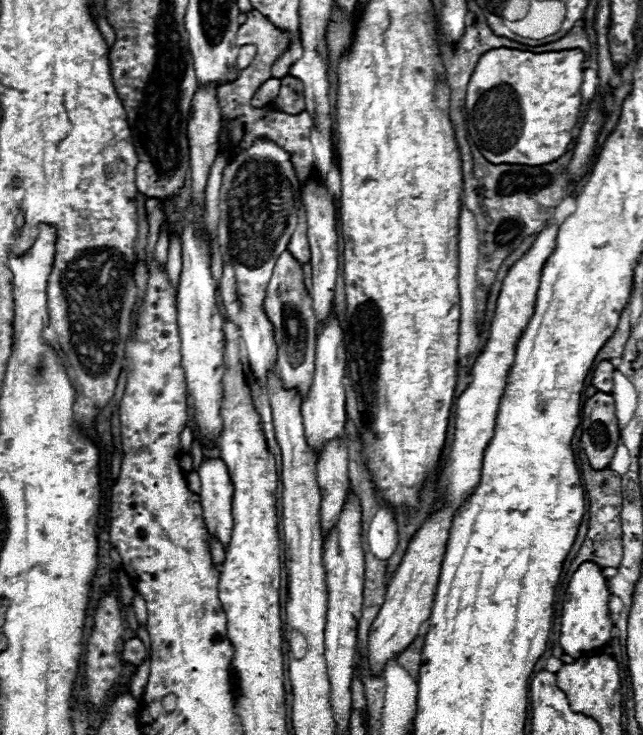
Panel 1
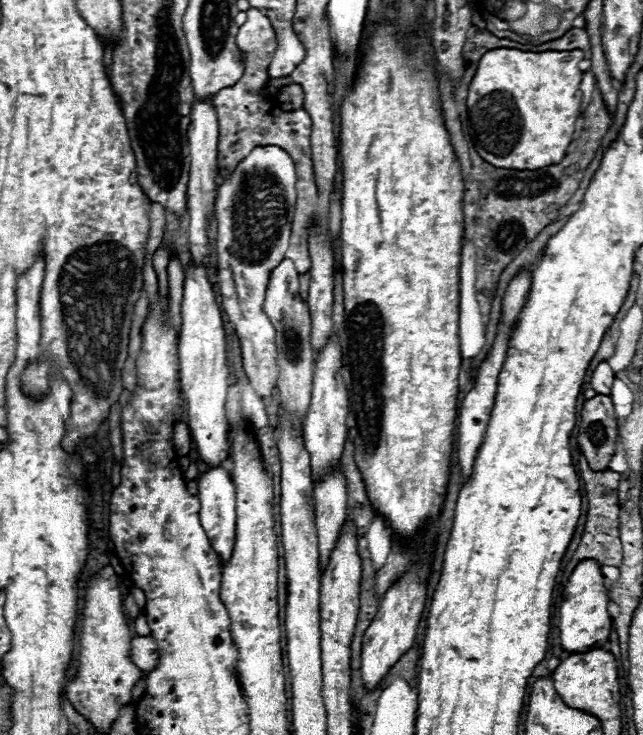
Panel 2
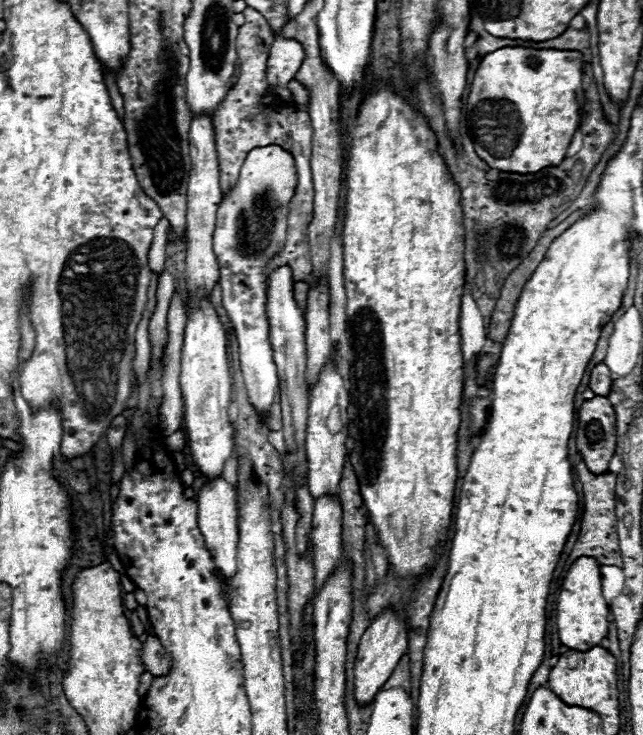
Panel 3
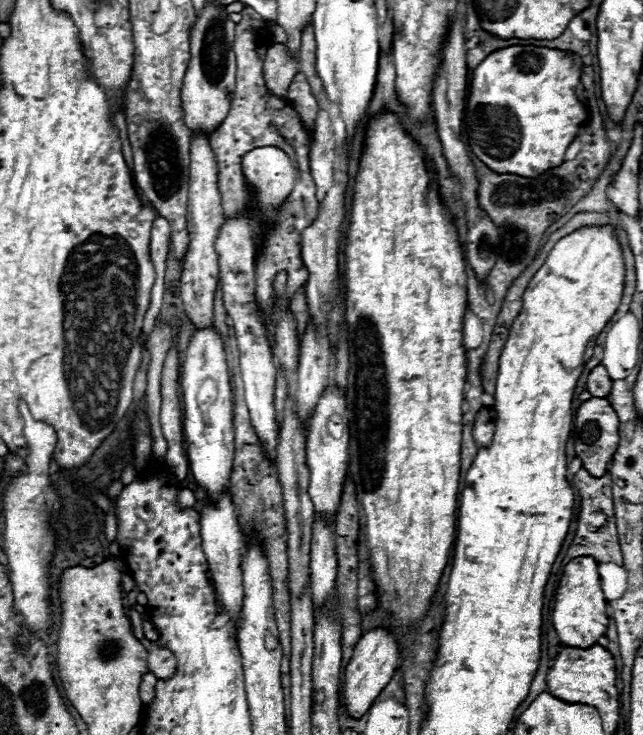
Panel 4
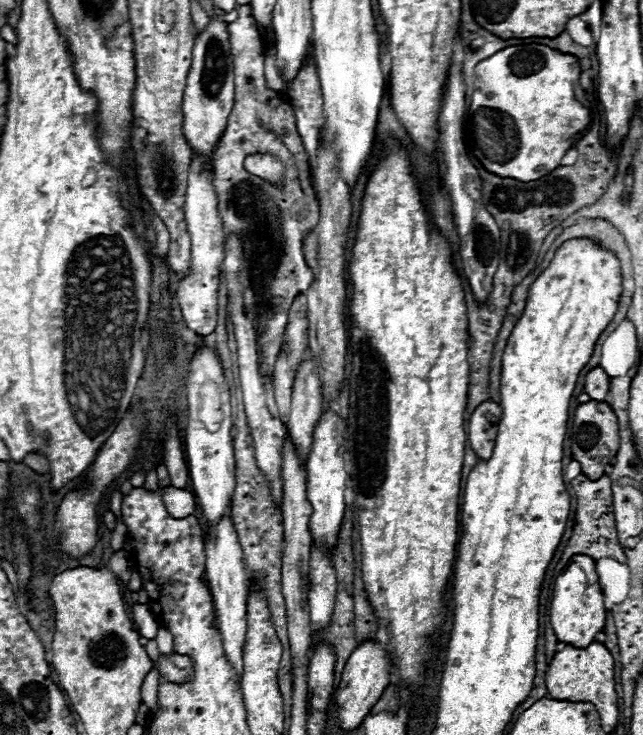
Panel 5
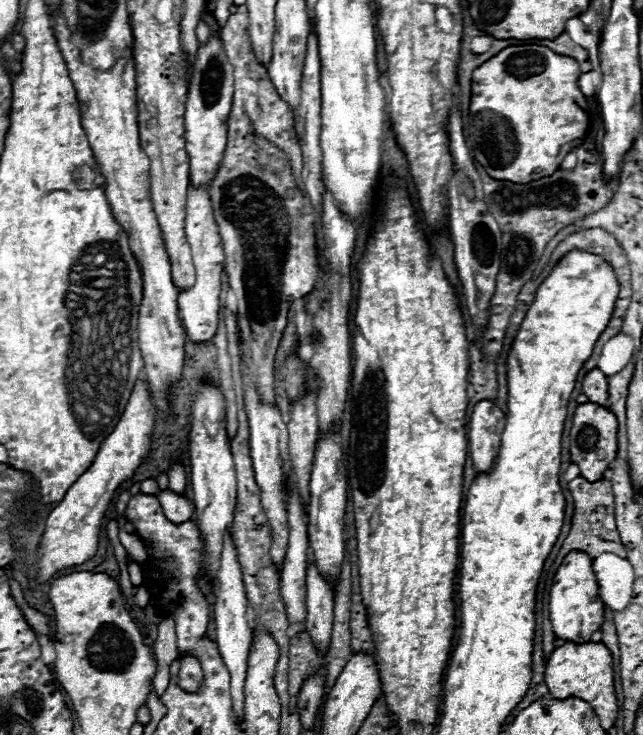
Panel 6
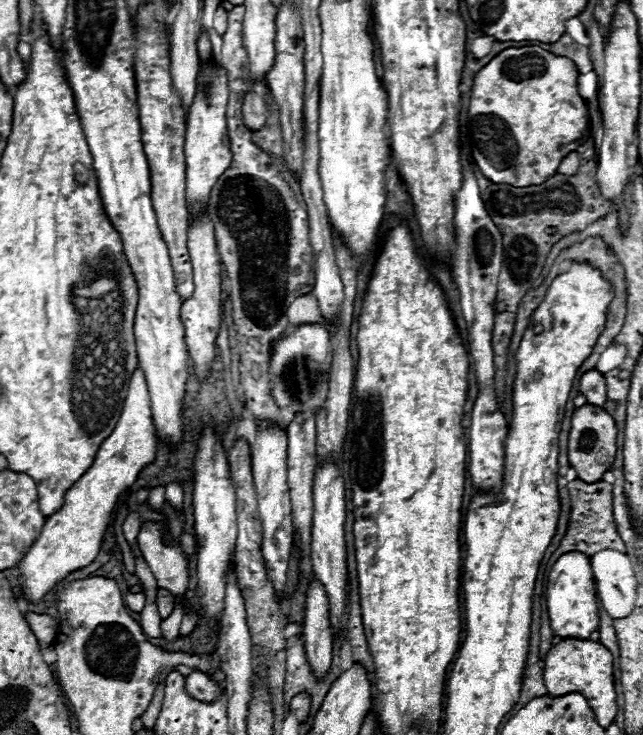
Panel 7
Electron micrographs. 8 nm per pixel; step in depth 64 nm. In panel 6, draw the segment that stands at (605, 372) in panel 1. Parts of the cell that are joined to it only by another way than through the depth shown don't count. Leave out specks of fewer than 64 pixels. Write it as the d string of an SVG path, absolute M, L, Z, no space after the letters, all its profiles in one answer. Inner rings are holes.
M598 368L590 370L582 380L582 392L588 396L590 402L604 406L606 400L608 400L608 380L606 380L606 376Z

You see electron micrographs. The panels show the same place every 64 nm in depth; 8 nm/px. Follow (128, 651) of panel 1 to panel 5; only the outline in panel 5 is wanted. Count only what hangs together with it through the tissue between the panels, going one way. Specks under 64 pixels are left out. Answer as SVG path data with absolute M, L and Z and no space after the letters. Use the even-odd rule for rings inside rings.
M174 654L170 658L160 658L158 670L168 682L188 682L194 678L194 664L190 662L190 658L180 654Z

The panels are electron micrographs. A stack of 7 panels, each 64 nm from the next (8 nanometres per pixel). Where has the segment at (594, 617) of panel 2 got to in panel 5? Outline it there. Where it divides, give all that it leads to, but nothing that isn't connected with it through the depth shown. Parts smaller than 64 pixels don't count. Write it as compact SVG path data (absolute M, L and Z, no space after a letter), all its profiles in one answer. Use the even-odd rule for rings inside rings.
M576 554L570 558L564 572L554 582L554 594L552 594L552 606L550 606L550 620L554 634L560 642L584 648L594 642L594 636L602 632L604 620L606 620L606 608L602 590L598 584L598 574L594 566L594 558L586 554Z

